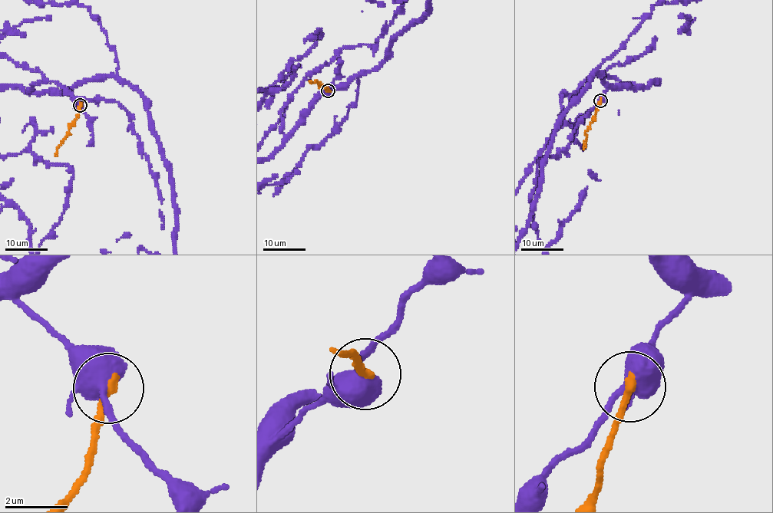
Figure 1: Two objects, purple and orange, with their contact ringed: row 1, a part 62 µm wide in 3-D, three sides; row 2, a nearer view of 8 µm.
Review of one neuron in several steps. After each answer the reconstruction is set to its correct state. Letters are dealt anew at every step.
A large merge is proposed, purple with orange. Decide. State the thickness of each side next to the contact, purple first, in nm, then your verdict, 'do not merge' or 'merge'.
400 nm thick on the purple side, 280 nm on the other; merge

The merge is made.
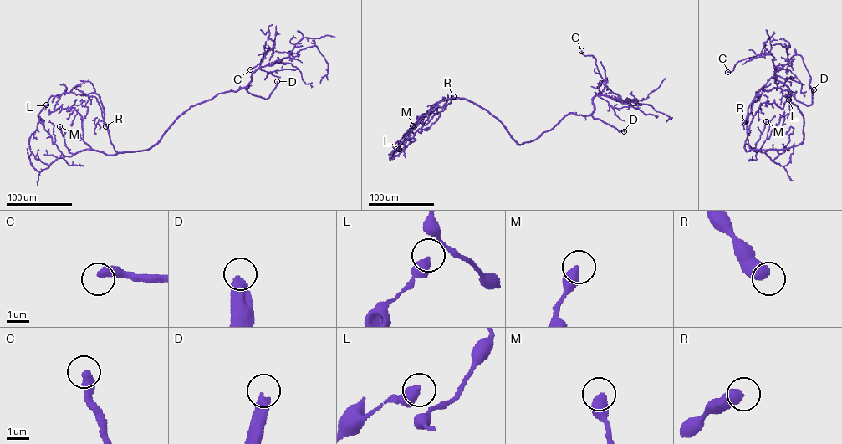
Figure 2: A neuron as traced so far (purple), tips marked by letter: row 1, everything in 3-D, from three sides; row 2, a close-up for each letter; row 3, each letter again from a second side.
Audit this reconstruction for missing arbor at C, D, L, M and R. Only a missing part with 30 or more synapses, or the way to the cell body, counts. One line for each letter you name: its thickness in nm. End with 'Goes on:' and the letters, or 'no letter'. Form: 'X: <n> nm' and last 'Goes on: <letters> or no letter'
D: 440 nm
Goes on: D

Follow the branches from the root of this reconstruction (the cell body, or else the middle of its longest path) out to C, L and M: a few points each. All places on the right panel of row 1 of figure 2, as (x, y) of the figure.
C: (803, 125), (803, 115), (785, 96), (790, 95), (790, 91), (774, 75), (771, 54), (742, 59), (727, 72)
L: (803, 125), (803, 141), (795, 146), (745, 150), (747, 144), (759, 150), (780, 117), (790, 113), (788, 99)
M: (803, 125), (803, 141), (798, 145), (784, 149), (746, 150), (745, 145), (752, 148), (756, 146), (766, 121)

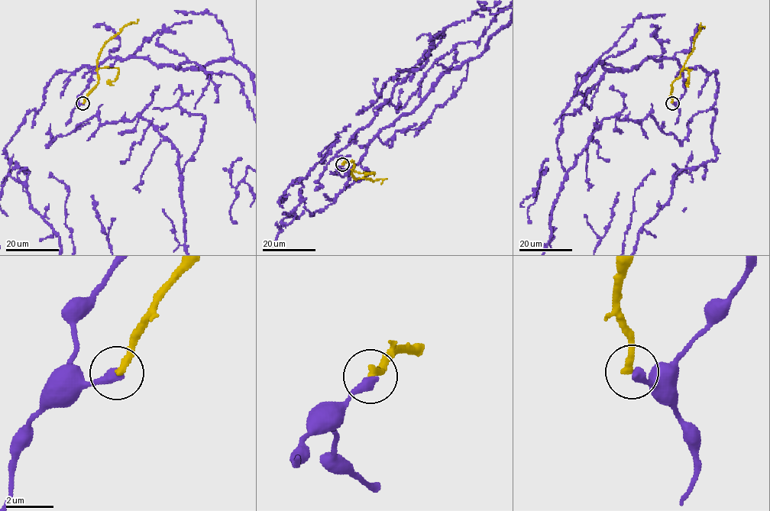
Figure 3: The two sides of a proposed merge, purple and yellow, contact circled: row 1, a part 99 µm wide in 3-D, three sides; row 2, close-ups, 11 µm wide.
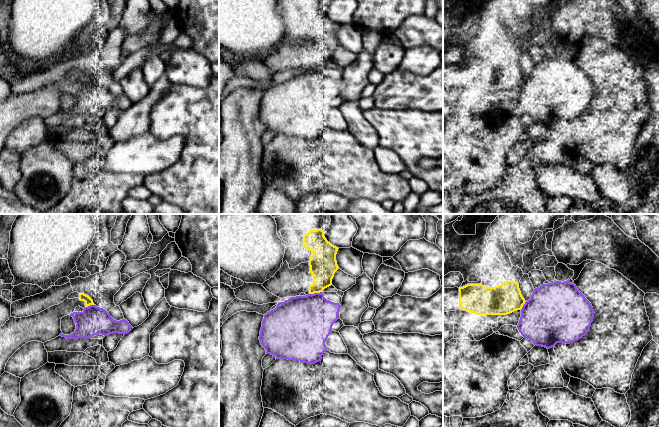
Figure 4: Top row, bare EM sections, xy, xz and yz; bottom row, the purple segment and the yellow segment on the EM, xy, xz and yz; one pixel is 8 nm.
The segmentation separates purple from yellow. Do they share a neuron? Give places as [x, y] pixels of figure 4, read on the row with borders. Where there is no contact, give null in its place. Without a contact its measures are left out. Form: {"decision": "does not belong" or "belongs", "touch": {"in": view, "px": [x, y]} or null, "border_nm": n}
{"decision": "does not belong", "touch": {"in": "xz", "px": [315, 293]}, "border_nm": 110}

